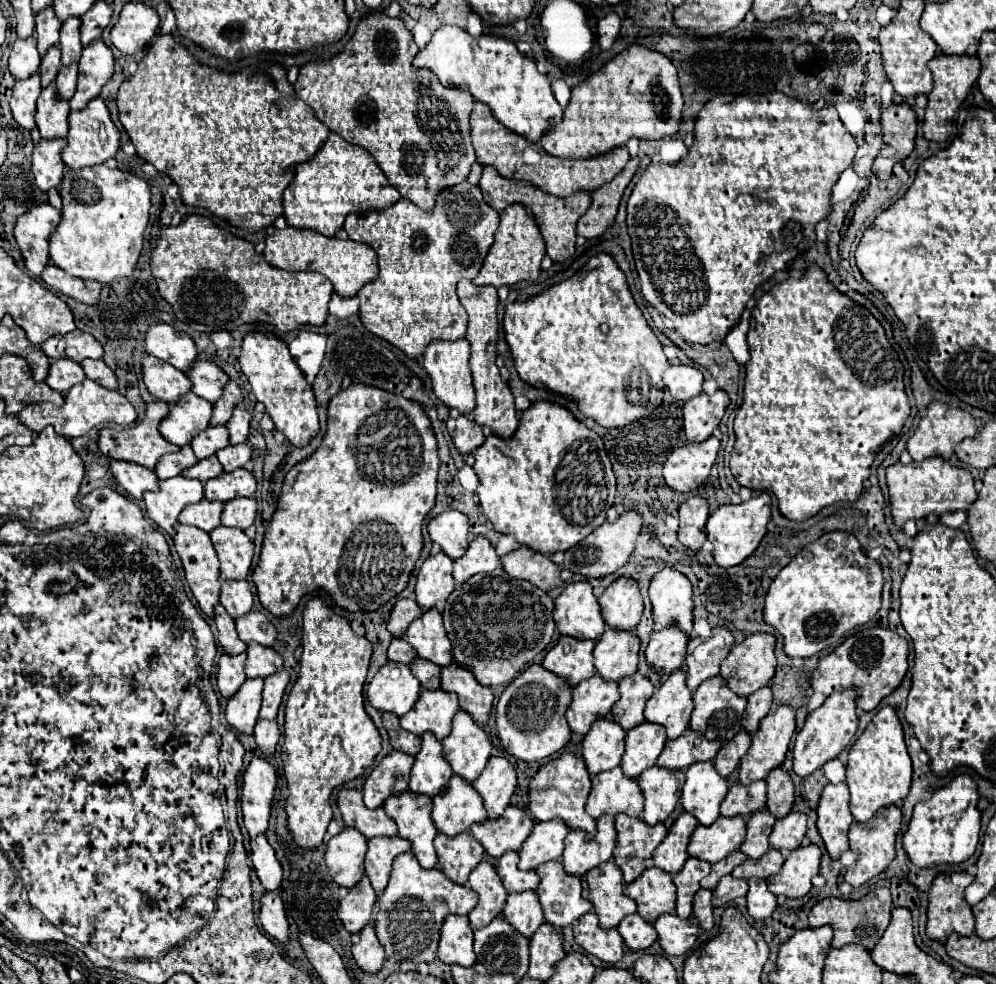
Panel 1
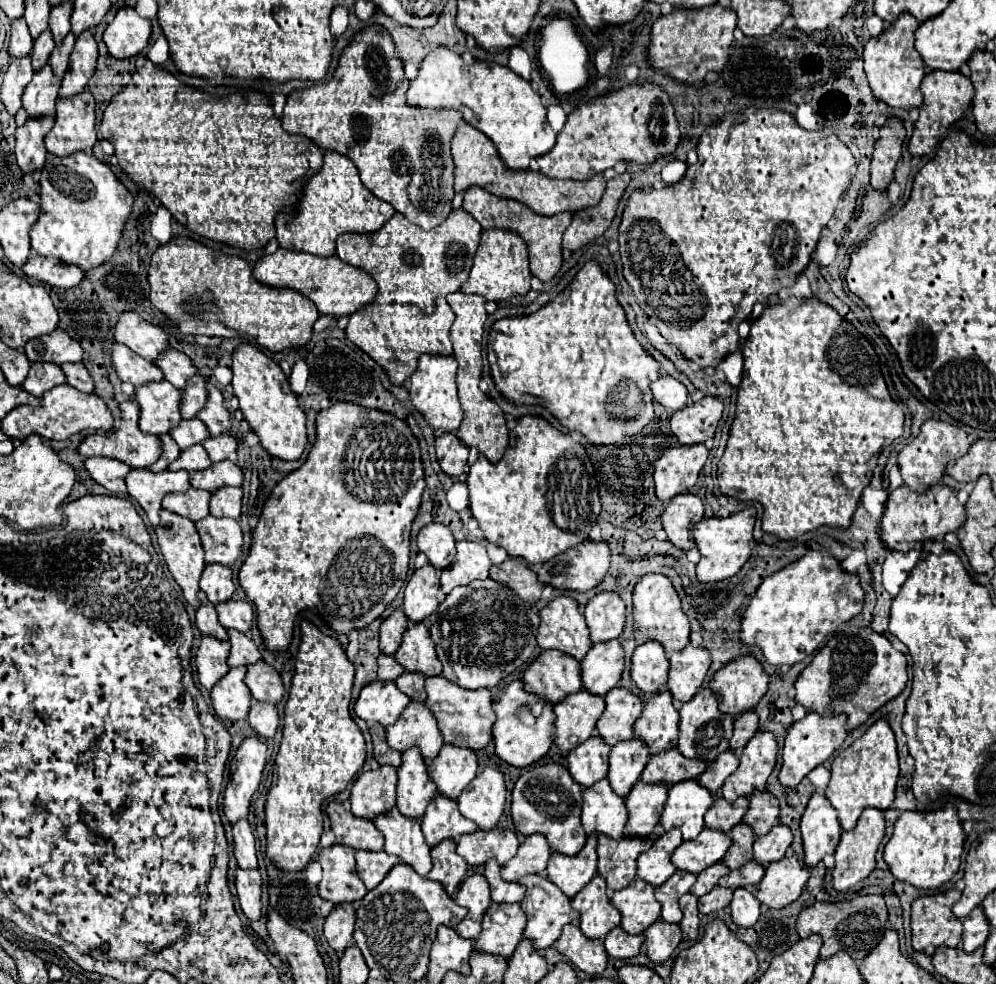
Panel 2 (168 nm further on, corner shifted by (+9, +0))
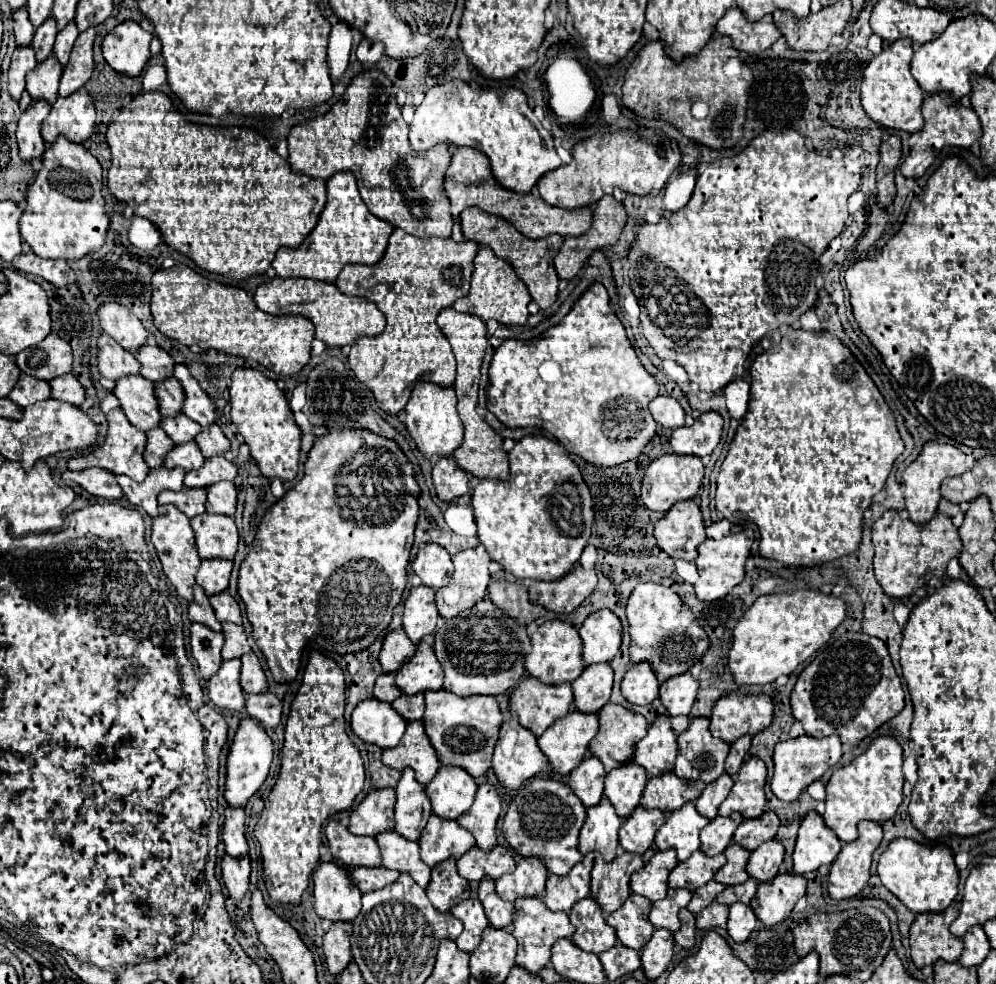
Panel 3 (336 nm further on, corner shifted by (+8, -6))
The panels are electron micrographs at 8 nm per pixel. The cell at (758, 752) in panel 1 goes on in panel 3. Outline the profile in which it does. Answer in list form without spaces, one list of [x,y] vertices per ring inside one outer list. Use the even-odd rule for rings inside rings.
[[[748,758],[742,764],[736,782],[730,790],[730,796],[722,802],[718,814],[730,816],[732,812],[740,812],[744,818],[758,818],[764,814],[766,798],[766,764],[760,758]]]

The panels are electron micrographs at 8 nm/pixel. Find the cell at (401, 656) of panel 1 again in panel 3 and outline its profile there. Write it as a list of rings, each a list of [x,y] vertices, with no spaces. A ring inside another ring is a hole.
[[[382,674],[374,686],[374,698],[382,702],[394,702],[402,692],[394,684],[394,674]]]

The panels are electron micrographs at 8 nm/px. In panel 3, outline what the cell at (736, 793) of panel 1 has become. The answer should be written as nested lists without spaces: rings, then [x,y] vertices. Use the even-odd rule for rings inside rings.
[[[732,814],[728,818],[722,818],[722,816],[716,816],[706,828],[702,828],[700,832],[700,850],[706,854],[706,856],[714,856],[714,854],[722,854],[726,850],[726,846],[732,842],[732,836],[734,836],[734,830],[738,828],[740,824],[740,816],[738,814]]]

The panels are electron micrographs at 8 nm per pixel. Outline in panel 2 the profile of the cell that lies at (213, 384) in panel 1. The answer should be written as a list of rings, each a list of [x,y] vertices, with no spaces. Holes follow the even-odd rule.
[[[173,348],[165,350],[163,356],[159,360],[155,360],[155,364],[163,370],[165,380],[171,382],[179,390],[183,390],[187,386],[189,378],[199,372],[189,356],[185,356],[183,352],[177,352]]]

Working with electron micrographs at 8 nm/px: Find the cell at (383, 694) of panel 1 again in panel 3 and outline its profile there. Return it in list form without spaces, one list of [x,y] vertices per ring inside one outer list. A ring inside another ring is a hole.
[[[376,698],[358,704],[350,718],[352,732],[366,744],[376,744],[378,748],[394,748],[404,736],[406,722],[394,712],[388,702]]]

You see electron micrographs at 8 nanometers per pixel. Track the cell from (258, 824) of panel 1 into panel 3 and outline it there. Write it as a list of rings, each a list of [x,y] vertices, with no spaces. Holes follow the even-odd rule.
[[[244,718],[238,724],[238,730],[234,734],[234,740],[232,740],[232,746],[230,746],[228,758],[226,758],[226,792],[224,792],[224,798],[228,800],[230,806],[246,806],[248,798],[254,792],[258,792],[258,788],[264,784],[264,780],[268,776],[272,756],[274,756],[274,742],[264,732],[262,724],[258,724],[256,720]]]

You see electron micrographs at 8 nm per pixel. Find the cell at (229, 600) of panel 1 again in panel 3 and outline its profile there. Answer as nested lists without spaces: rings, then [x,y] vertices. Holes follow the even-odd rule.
[[[202,560],[196,572],[196,582],[206,590],[208,596],[224,592],[228,588],[232,560]]]

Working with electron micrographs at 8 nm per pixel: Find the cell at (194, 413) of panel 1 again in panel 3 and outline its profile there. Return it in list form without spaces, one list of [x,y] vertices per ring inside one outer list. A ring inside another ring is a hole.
[[[122,376],[116,380],[112,394],[118,398],[122,412],[138,430],[146,432],[160,426],[158,400],[154,396],[154,384],[142,376]]]

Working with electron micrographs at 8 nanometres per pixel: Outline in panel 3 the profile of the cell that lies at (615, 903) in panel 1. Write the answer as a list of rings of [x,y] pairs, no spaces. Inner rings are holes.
[[[588,896],[574,904],[570,910],[570,922],[576,928],[572,942],[586,952],[600,954],[616,944],[614,928],[610,928],[598,908],[598,904]]]

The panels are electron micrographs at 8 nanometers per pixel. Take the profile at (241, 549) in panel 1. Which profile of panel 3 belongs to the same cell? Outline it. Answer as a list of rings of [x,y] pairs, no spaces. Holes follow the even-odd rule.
[[[198,514],[190,518],[196,534],[200,558],[234,558],[238,548],[238,528],[234,518],[218,514]]]

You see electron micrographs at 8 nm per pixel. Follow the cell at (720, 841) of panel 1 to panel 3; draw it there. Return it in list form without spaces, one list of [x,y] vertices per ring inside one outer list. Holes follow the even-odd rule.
[[[698,850],[686,862],[680,862],[670,872],[668,886],[670,888],[688,888],[690,892],[696,892],[700,886],[708,884],[724,864],[726,864],[724,854],[710,858]]]

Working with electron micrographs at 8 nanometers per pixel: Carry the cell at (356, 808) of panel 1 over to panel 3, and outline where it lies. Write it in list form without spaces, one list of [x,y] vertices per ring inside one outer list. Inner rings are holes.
[[[332,820],[326,826],[326,838],[330,844],[330,852],[338,864],[352,870],[358,866],[374,868],[380,866],[382,858],[378,852],[378,844],[370,836],[354,836],[340,822]]]

